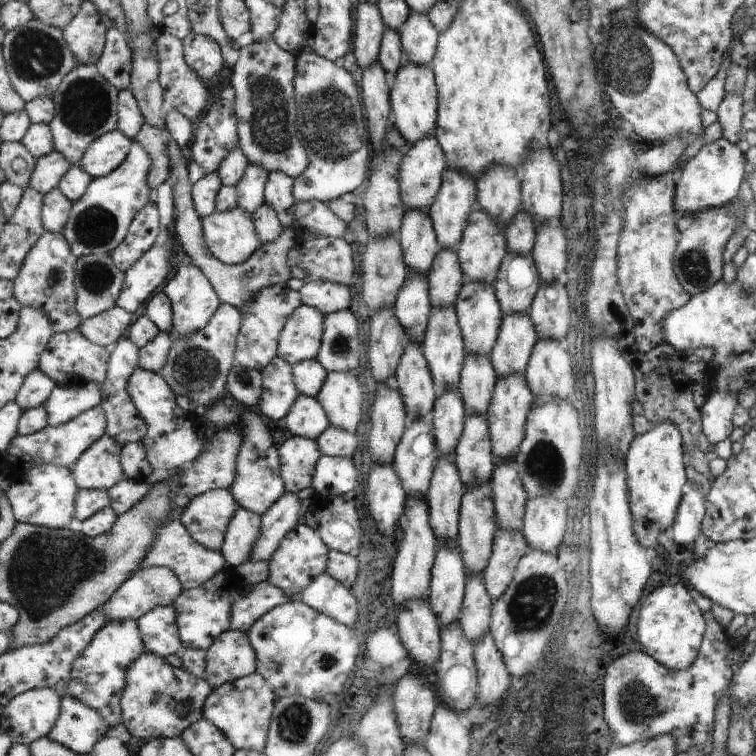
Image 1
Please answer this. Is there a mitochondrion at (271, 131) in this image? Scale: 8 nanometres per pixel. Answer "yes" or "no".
yes

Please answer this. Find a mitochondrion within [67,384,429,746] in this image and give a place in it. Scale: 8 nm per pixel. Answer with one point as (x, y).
(325, 660)

